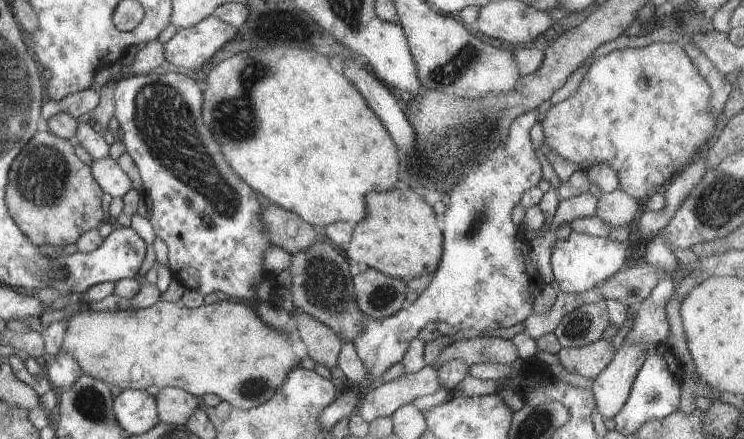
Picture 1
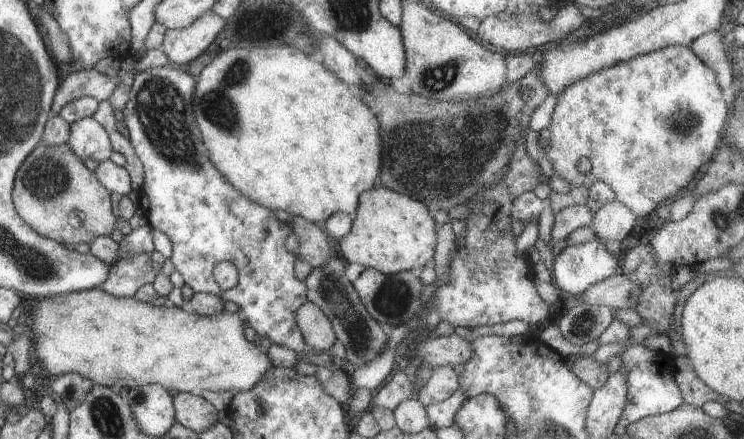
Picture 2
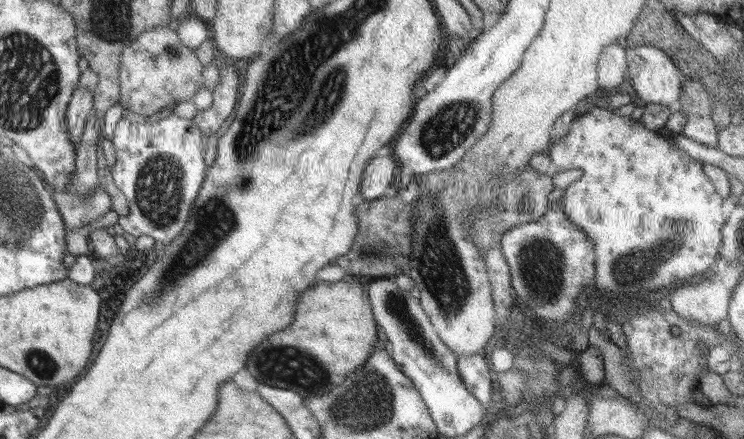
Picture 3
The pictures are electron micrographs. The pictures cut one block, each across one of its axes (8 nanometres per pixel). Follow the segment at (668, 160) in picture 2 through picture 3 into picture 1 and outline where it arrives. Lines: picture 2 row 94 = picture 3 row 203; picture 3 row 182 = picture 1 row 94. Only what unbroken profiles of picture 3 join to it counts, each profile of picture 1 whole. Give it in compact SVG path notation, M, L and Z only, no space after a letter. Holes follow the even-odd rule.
M653 42L649 46L643 46L643 48L621 48L621 50L615 50L615 52L609 52L605 56L599 56L595 58L595 62L587 68L583 80L579 82L579 88L575 94L571 94L565 102L559 102L555 106L549 108L547 116L541 124L543 128L543 144L549 146L549 150L553 150L555 154L559 154L563 160L569 160L573 164L577 164L581 170L585 170L587 174L593 174L597 164L605 164L609 166L615 174L617 174L617 180L619 180L619 190L625 192L627 196L635 198L635 200L641 200L641 198L647 198L647 196L653 196L657 190L661 190L675 174L679 174L693 158L697 158L701 152L707 150L707 144L715 138L717 134L717 118L711 114L711 88L707 84L707 80L701 76L701 72L695 68L695 64L689 60L689 56L685 54L685 50L679 46L679 44L673 44L673 42Z

